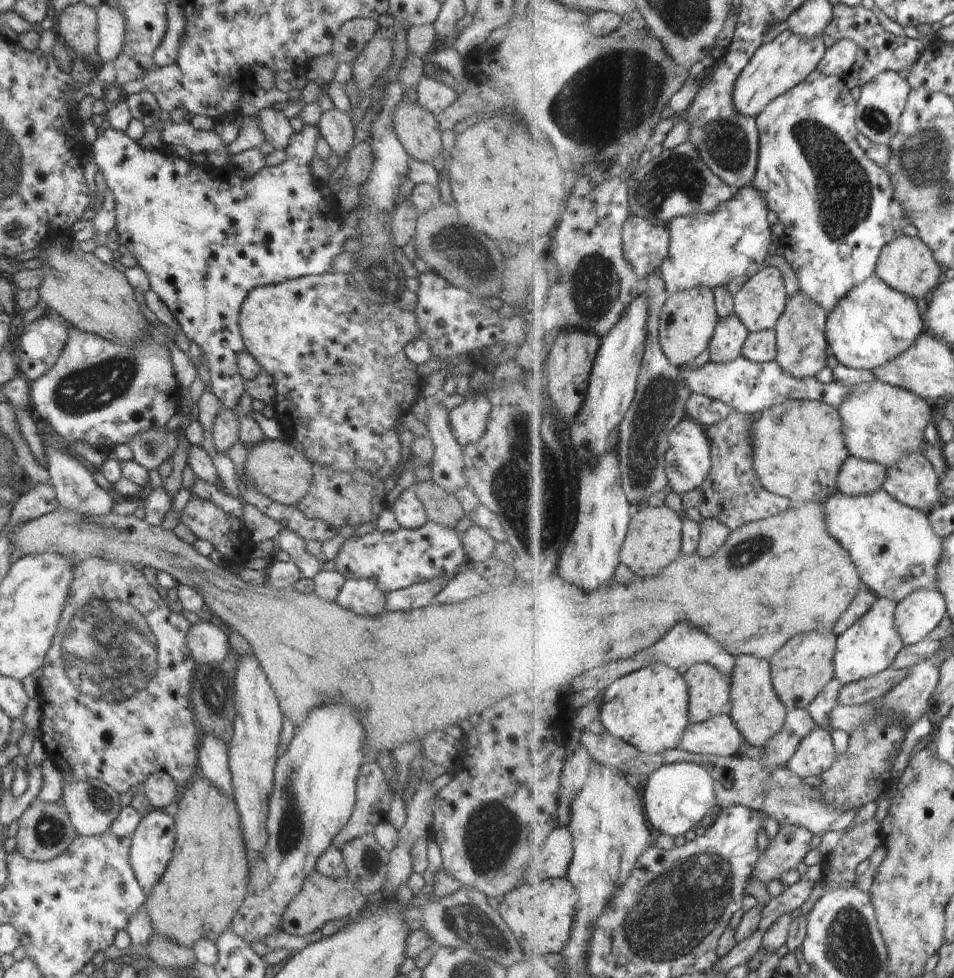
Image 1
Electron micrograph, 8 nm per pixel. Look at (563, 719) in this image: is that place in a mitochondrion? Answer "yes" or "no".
no

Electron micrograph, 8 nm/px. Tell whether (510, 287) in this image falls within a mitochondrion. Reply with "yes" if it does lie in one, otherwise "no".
yes

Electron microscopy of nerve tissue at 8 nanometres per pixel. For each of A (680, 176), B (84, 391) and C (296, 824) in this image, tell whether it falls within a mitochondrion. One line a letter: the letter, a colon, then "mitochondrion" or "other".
A: mitochondrion
B: mitochondrion
C: mitochondrion

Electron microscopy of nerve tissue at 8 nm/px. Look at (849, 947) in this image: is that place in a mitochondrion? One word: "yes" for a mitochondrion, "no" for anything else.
yes

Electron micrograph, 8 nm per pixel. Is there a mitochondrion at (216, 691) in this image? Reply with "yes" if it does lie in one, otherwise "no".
yes

